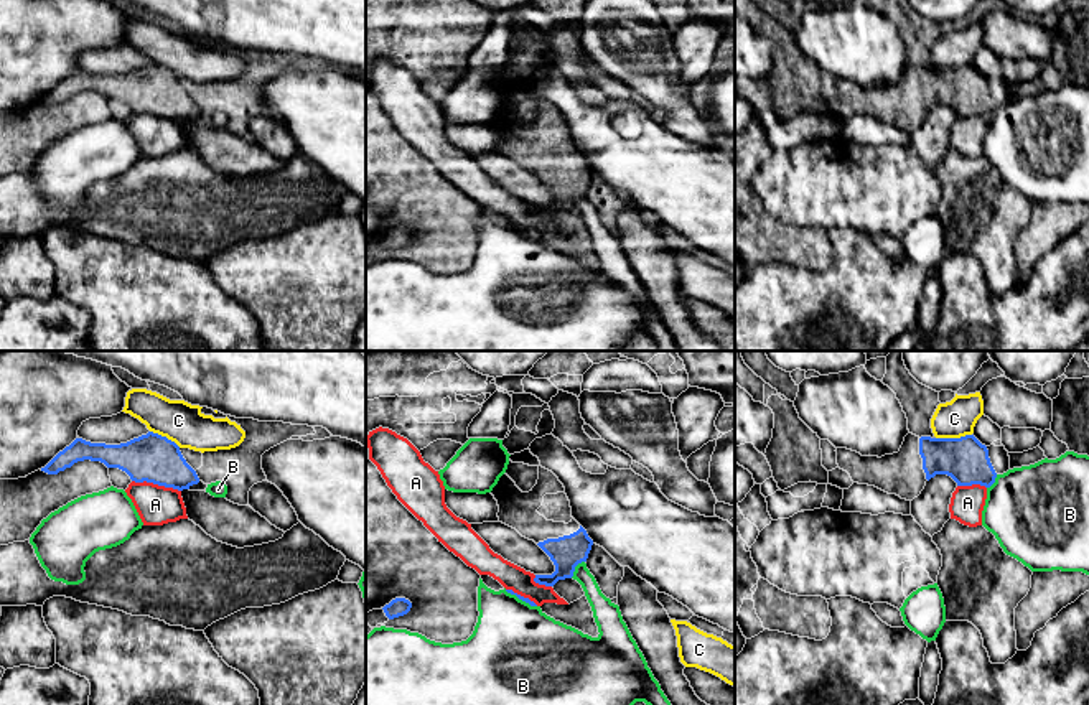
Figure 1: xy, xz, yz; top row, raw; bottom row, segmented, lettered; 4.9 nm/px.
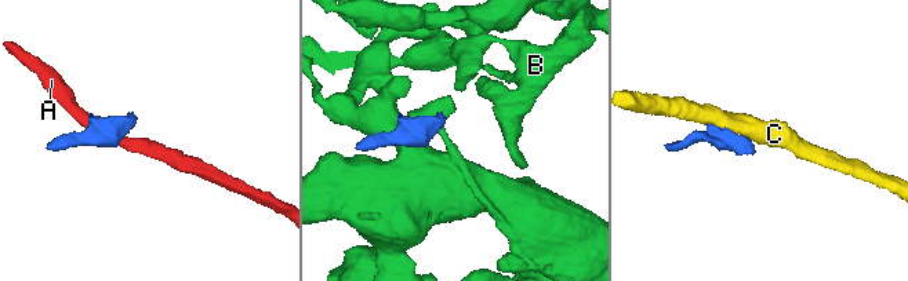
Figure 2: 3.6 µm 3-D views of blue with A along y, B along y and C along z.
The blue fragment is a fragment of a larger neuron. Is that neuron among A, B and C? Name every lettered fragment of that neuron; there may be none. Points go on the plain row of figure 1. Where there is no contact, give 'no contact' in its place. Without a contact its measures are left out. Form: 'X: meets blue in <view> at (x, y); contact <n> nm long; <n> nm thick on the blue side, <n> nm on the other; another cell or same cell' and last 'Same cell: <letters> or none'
A: meets blue in xy at (157, 114); contact 240 nm long; 240 nm thick on the blue side, 190 nm on the other; another cell
B: meets blue in xz at (574, 200); contact 110 nm long; 160 nm thick on the blue side, 110 nm on the other; another cell
C: meets blue in yz at (953, 70); contact 180 nm long; 220 nm thick on the blue side, 180 nm on the other; another cell
Same cell: none

